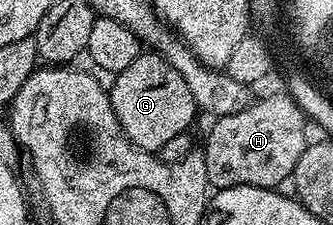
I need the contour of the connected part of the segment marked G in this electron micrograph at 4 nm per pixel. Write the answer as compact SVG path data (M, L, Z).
M142 51L135 59L135 63L123 67L123 71L116 74L112 81L113 85L108 86L111 107L123 127L127 139L135 147L158 151L175 135L188 130L193 116L198 116L199 110L191 95L191 87L187 87L187 79L183 79L183 75L179 75L179 71L175 71L175 67L171 67L171 63L167 63L167 59L163 59L156 51Z

